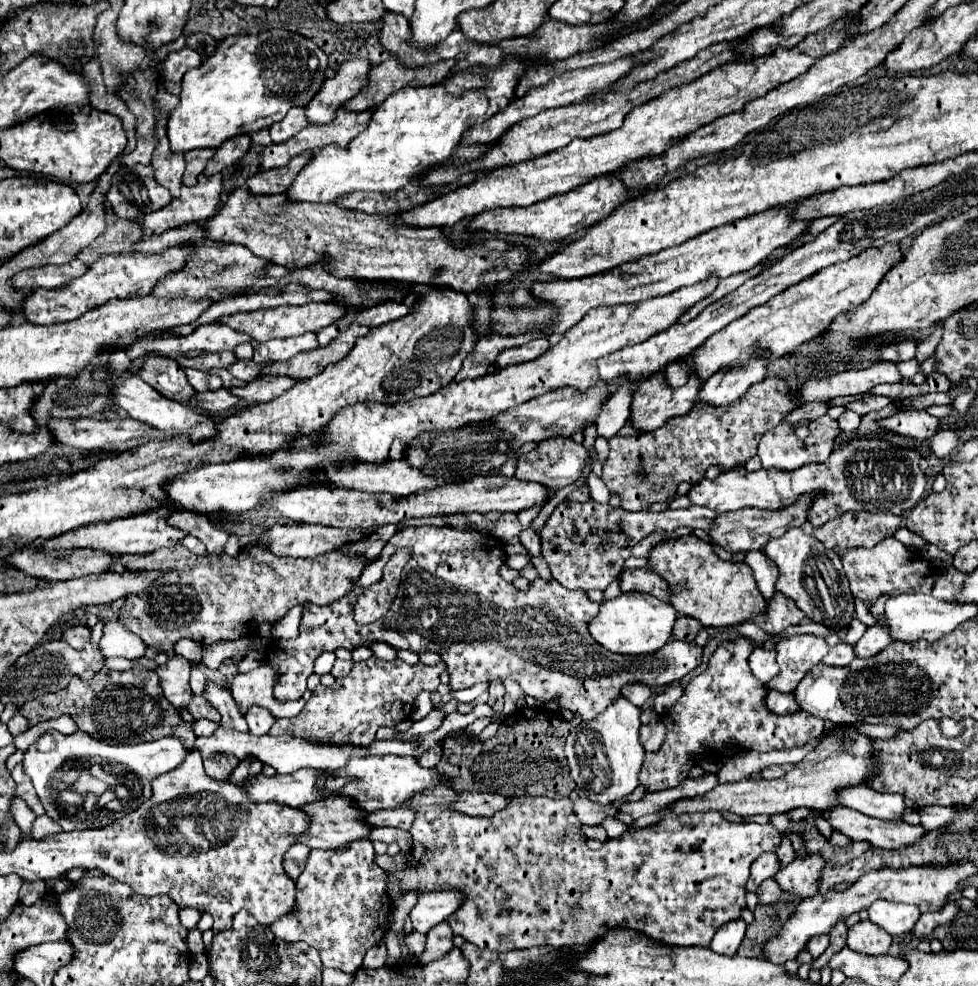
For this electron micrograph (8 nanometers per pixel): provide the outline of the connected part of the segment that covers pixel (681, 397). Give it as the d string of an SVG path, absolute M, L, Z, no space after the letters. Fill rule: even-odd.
M661 376L657 378L659 380L653 380L653 384L645 388L645 392L633 396L631 426L639 434L653 432L661 428L667 420L691 410L693 396L697 396L697 388L701 388L697 380L689 380L689 384L669 392L669 388L661 384Z

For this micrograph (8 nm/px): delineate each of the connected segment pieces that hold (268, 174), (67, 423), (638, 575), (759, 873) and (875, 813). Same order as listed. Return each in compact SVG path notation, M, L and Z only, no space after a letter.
M303 152L289 160L289 164L277 168L277 170L261 170L255 176L247 180L251 194L283 194L285 188L289 188L289 182L293 182L293 176L297 176L299 168L309 160L313 152Z
M51 418L49 430L53 438L67 448L103 448L109 442L125 442L145 434L145 424L133 418L101 420L101 418Z
M649 568L623 570L619 576L621 592L647 592L655 598L667 600L667 582Z
M765 852L765 856L759 856L759 860L753 862L751 866L751 876L747 882L747 892L755 892L759 888L759 884L771 876L775 876L779 870L779 860L775 852Z
M869 786L843 788L839 800L847 808L855 808L871 818L881 820L901 820L905 812L905 800L901 794L883 794Z

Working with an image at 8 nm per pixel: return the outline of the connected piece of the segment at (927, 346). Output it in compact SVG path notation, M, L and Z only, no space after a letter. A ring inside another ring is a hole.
M939 322L939 324L933 328L931 336L917 346L917 360L919 360L919 364L921 364L927 356L931 356L931 354L935 352L935 348L937 348L937 344L939 344L939 340L941 340L941 332L943 332L943 324Z

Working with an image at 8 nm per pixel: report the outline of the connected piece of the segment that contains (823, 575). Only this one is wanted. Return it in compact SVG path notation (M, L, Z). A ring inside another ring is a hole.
M789 528L781 538L771 540L763 552L779 566L777 590L783 594L787 592L785 596L791 598L797 604L797 608L805 612L807 618L825 624L827 628L833 630L851 626L851 620L855 616L855 600L847 590L841 594L841 588L847 588L847 580L841 560L833 550L821 546L801 528ZM821 588L825 592L821 592Z

